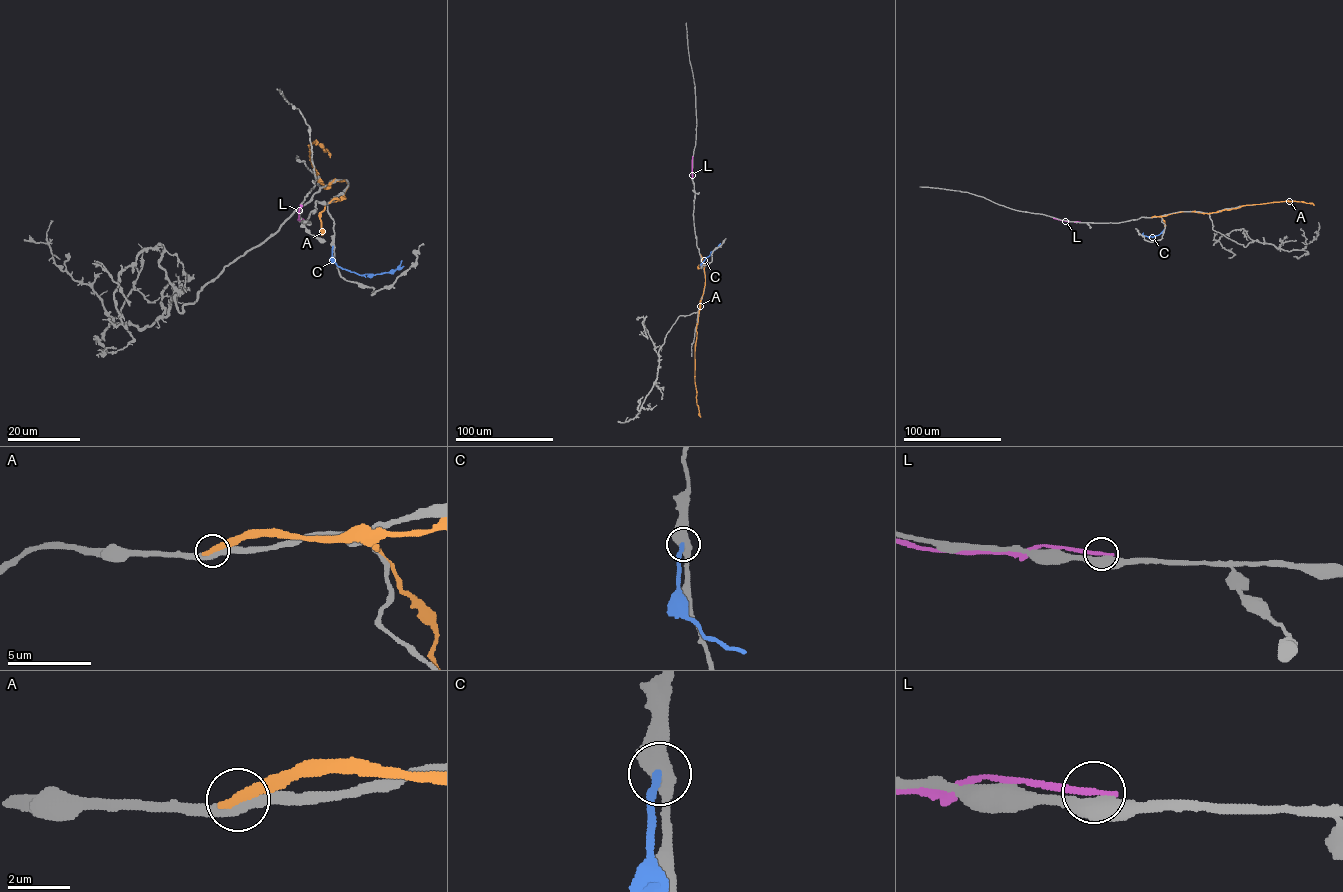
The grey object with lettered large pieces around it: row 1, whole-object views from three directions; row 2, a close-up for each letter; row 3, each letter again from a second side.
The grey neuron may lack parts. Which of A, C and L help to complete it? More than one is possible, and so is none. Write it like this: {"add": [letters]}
{"add": []}

